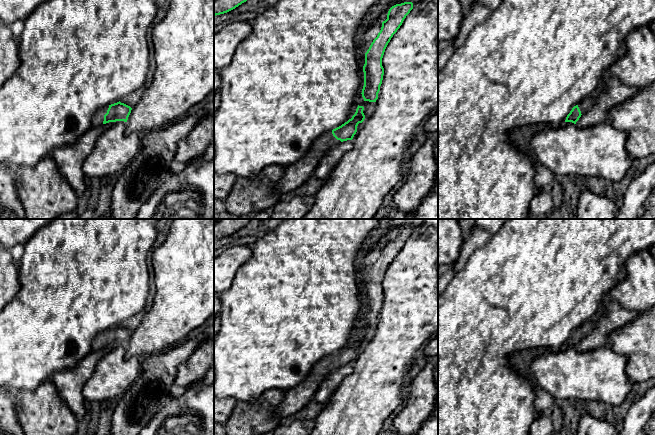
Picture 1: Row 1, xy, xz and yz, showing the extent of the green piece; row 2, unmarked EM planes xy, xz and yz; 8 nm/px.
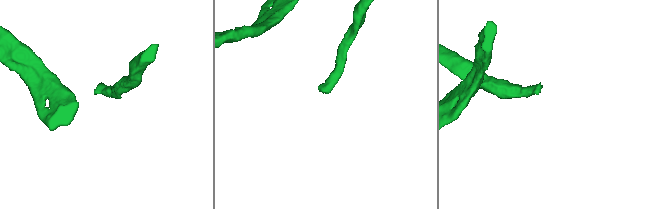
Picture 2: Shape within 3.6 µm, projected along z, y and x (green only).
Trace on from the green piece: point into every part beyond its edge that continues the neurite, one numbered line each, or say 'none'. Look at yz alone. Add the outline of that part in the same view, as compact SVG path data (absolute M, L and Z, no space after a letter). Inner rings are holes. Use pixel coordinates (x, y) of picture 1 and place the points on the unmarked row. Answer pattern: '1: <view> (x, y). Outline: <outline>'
1: yz (586, 327). Outline: M594 318L589 319L588 321L584 322L579 328L578 331L581 335L581 338L585 337L589 334L592 329L595 327L597 320Z

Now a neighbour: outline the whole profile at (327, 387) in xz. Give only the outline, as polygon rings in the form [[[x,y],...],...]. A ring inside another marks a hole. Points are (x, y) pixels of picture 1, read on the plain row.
[[[347,364],[339,367],[338,369],[330,372],[320,383],[314,400],[322,406],[328,404],[330,398],[337,390],[344,378],[353,372],[352,364]]]

